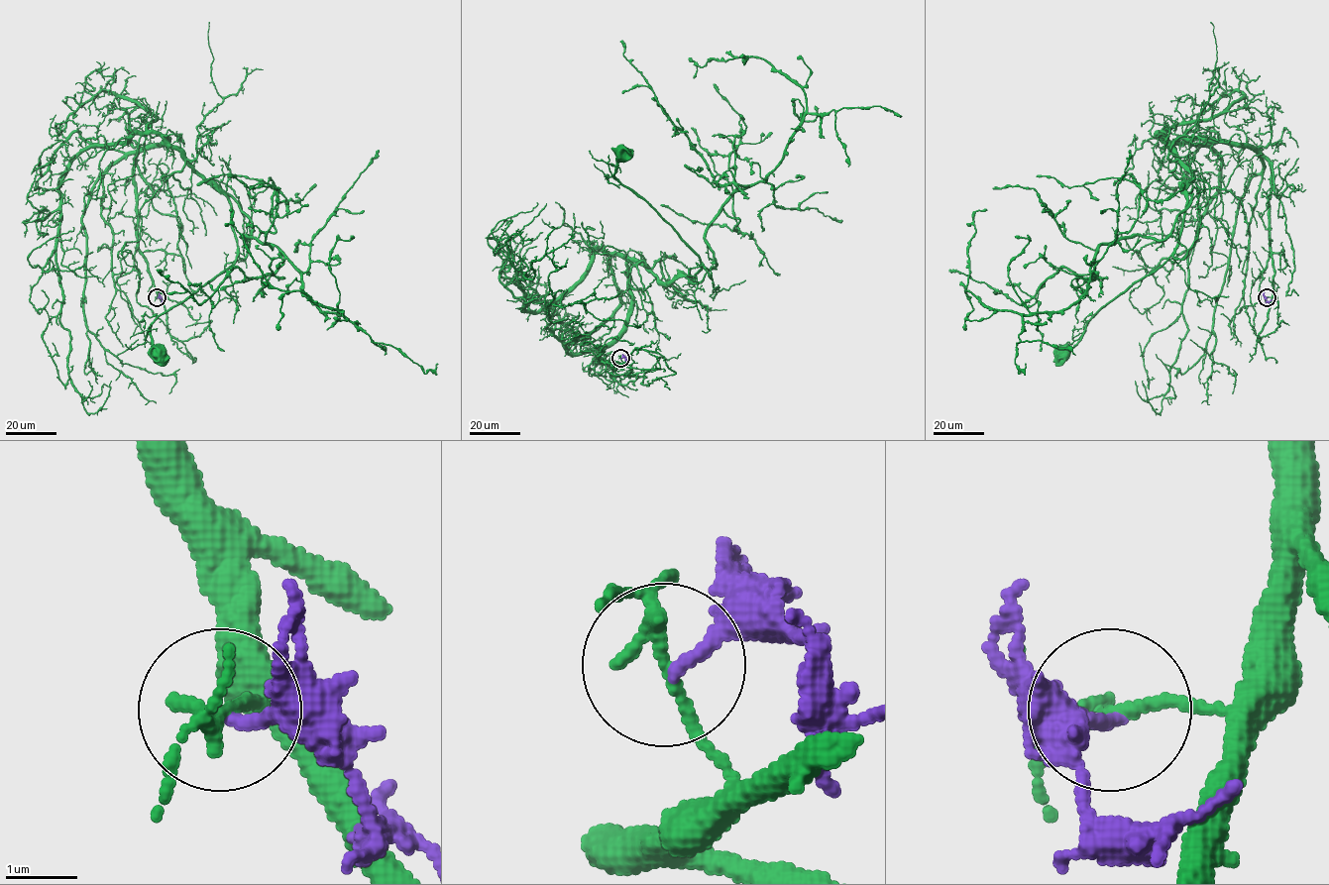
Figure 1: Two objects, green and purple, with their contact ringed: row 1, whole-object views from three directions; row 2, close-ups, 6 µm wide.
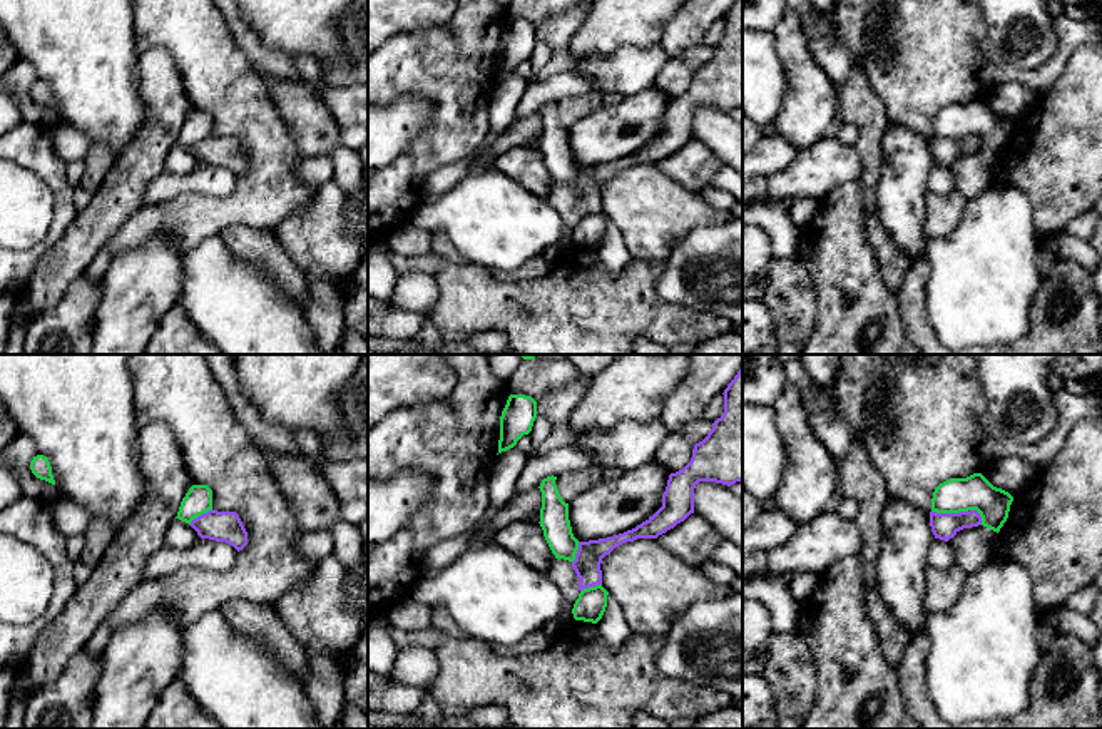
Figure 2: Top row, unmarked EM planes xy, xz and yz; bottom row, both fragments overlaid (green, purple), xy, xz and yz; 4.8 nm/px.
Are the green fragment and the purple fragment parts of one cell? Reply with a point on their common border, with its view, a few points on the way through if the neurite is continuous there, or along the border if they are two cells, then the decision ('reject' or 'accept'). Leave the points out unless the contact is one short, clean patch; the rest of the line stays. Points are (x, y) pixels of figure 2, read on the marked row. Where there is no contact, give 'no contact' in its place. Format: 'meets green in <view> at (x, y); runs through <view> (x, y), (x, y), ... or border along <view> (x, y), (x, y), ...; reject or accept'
meets green in yz at (950, 512); border along yz (932, 510), (967, 512); reject

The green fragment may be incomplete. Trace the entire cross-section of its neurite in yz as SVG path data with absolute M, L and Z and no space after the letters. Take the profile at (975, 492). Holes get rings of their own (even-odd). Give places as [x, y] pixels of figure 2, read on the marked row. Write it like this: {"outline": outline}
{"outline": "M973 473L967 478L950 478L940 483L931 498L931 512L960 513L977 510L982 517L982 525L1000 532L1008 518L1013 497L993 487L982 473Z"}

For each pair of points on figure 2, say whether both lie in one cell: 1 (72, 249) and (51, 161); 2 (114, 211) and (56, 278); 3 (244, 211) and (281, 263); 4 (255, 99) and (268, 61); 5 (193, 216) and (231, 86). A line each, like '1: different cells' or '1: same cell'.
1: different cells
2: same cell
3: different cells
4: different cells
5: same cell

